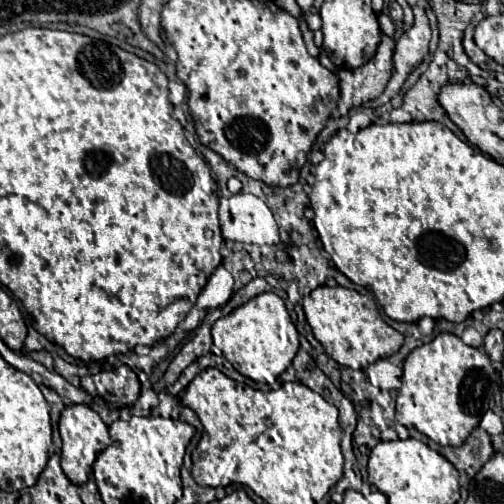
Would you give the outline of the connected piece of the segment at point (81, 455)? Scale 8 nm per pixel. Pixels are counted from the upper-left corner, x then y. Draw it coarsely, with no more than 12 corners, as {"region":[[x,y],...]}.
{"region":[[86,404],[60,414],[62,468],[84,484],[112,444],[108,426]]}

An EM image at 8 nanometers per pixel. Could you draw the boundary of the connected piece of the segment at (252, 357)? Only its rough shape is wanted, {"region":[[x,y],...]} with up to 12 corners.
{"region":[[274,292],[212,326],[213,346],[242,376],[272,384],[298,352]]}

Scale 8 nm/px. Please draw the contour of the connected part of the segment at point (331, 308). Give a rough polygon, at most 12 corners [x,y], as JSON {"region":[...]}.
{"region":[[318,286],[302,300],[314,338],[364,370],[404,336],[372,296]]}

